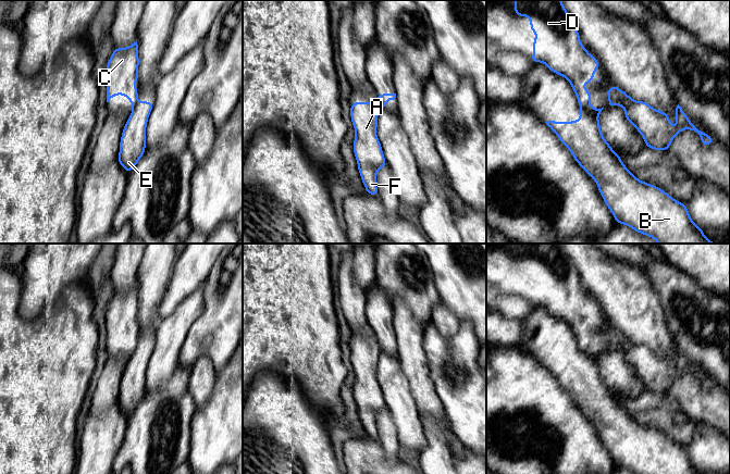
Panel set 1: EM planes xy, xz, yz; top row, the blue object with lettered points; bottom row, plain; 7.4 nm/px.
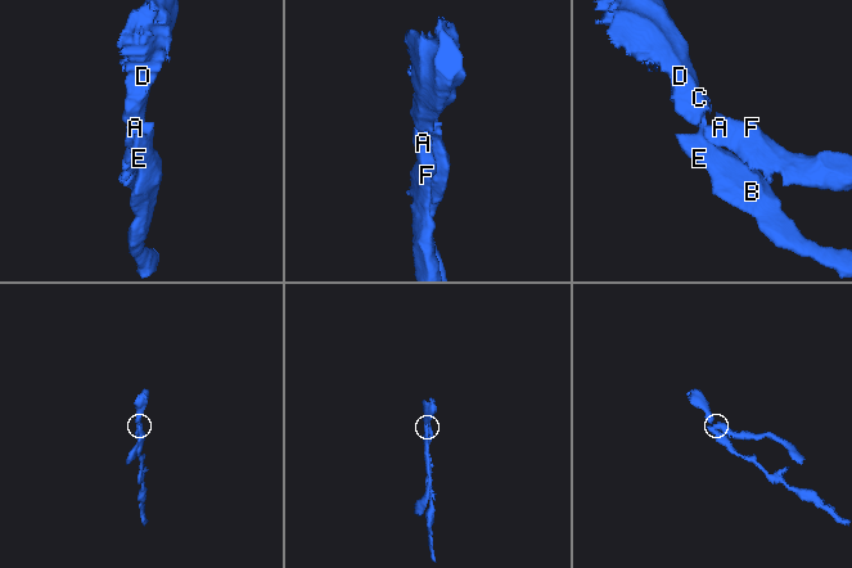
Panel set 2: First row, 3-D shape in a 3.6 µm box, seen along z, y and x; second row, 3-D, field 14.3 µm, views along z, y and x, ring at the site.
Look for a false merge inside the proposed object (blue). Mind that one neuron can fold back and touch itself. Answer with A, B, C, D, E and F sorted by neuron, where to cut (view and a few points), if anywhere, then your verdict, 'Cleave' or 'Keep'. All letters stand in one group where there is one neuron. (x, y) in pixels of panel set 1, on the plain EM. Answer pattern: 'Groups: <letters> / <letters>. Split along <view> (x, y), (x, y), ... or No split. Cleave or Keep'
Groups: A C D F / B E. Split along yz (588, 352), (597, 361). Cleave

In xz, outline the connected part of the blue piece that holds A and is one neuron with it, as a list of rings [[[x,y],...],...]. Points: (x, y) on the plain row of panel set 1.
[[[351,346],[350,363],[355,373],[352,394],[366,436],[379,439],[376,416],[386,410],[381,386],[376,379],[378,360],[381,353],[378,346]]]

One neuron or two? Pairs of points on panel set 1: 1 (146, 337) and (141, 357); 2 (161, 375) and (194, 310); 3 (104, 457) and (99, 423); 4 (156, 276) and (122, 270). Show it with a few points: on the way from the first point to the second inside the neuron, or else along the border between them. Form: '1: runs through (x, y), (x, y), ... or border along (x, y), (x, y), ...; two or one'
1: runs through (146, 341), (143, 352); one
2: runs through (164, 359), (170, 334), (177, 326); one
3: runs through (100, 448), (100, 432); one
4: border along (144, 254), (137, 272), (136, 284); two

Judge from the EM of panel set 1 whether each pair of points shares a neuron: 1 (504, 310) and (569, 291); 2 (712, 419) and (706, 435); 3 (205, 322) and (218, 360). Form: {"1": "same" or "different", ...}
{"1": "different", "2": "different", "3": "same"}

